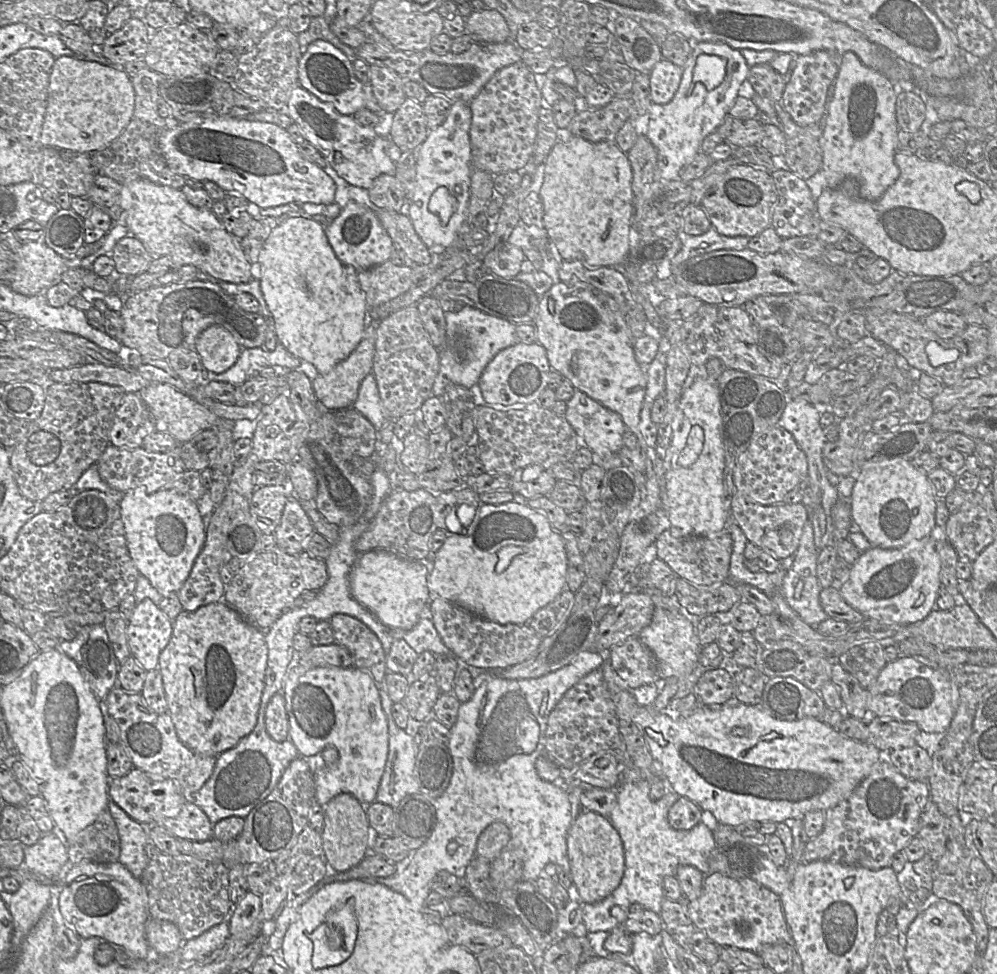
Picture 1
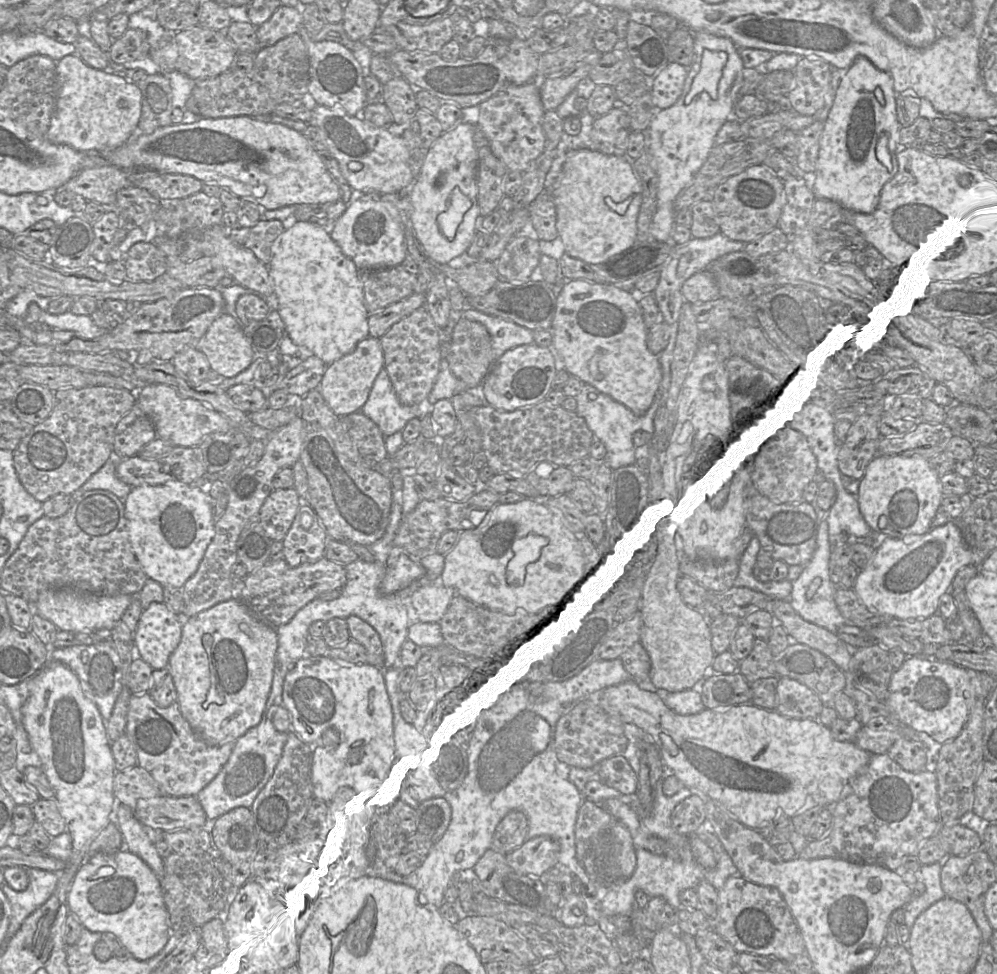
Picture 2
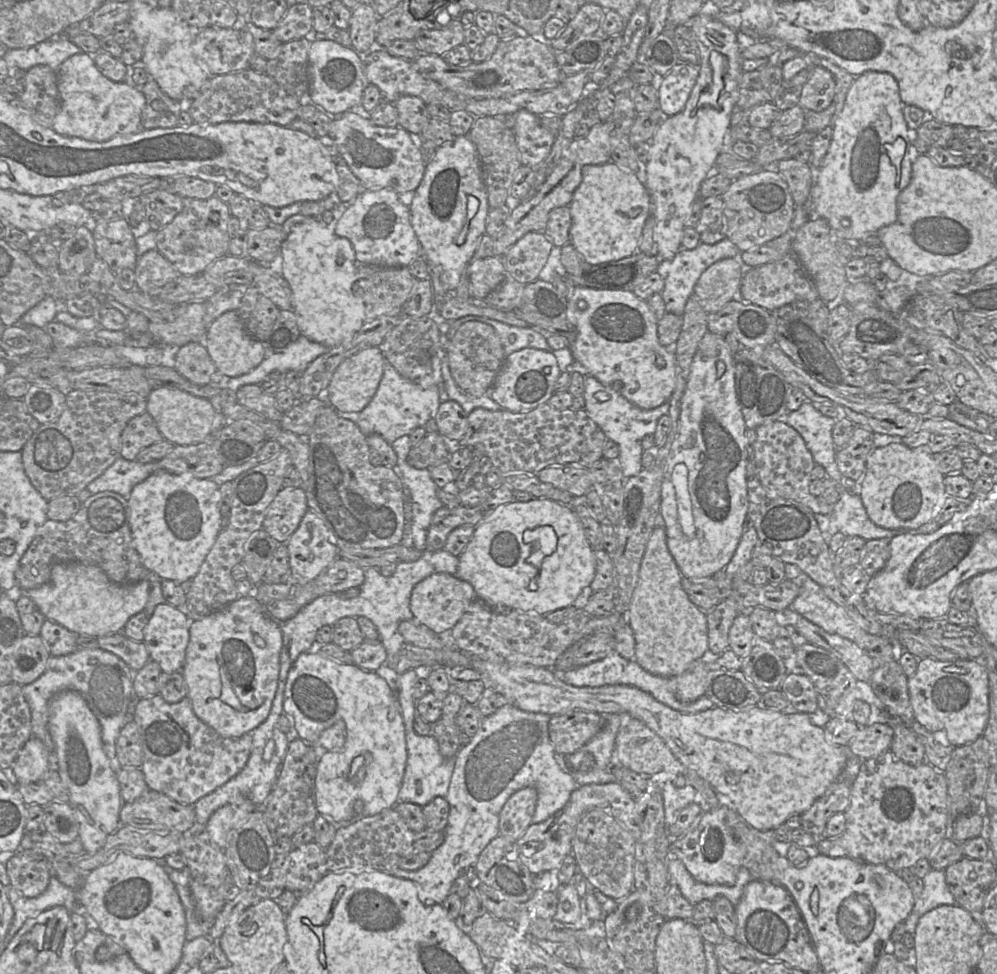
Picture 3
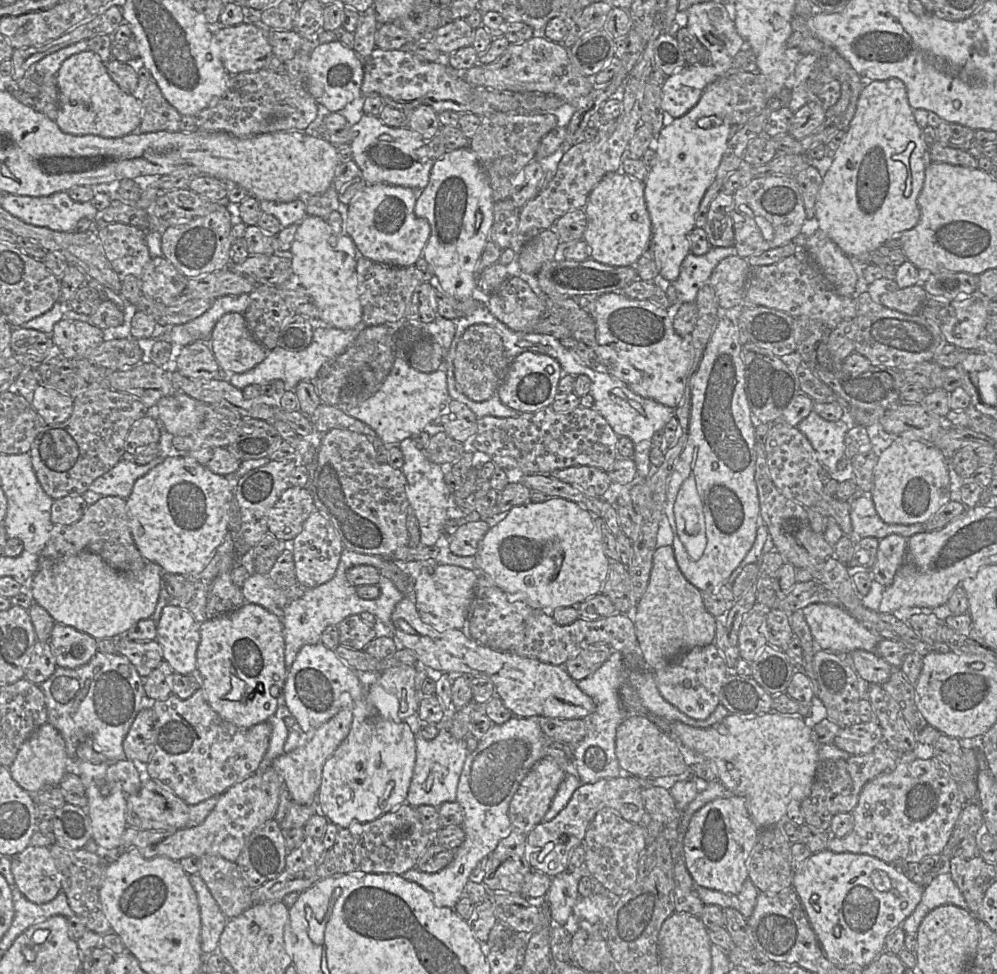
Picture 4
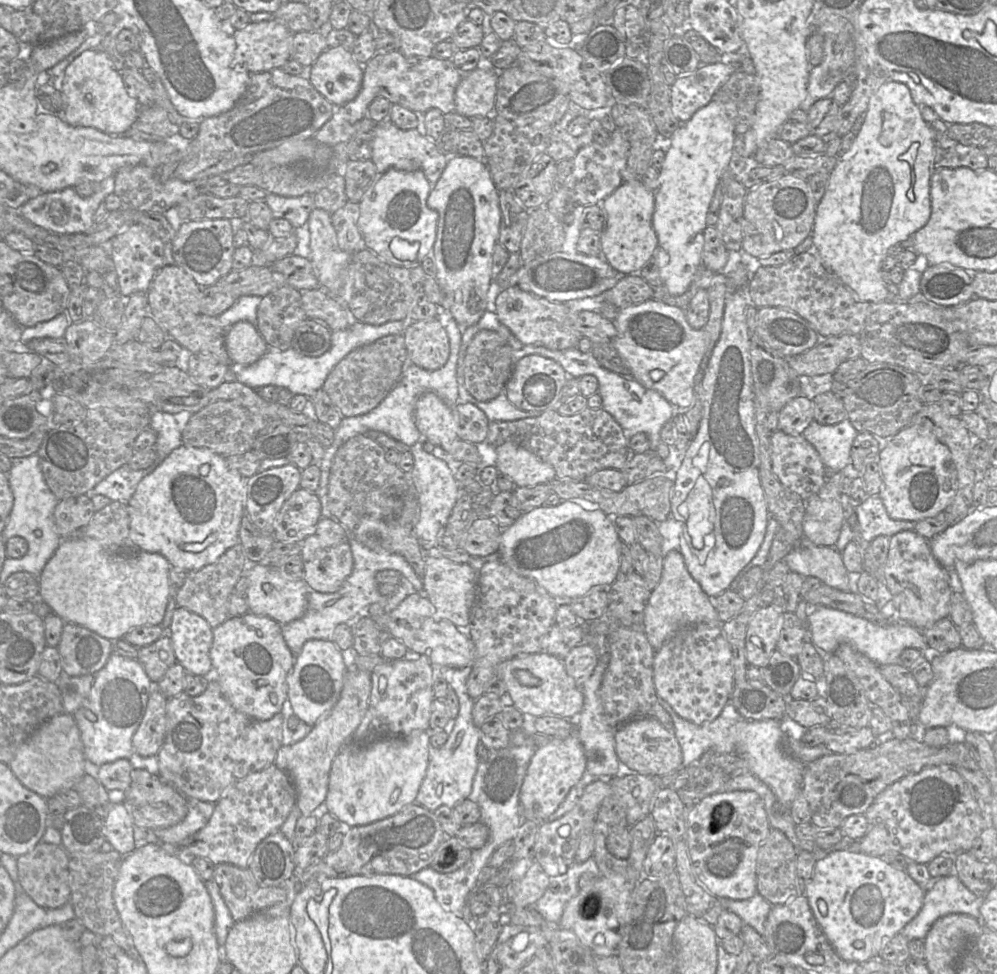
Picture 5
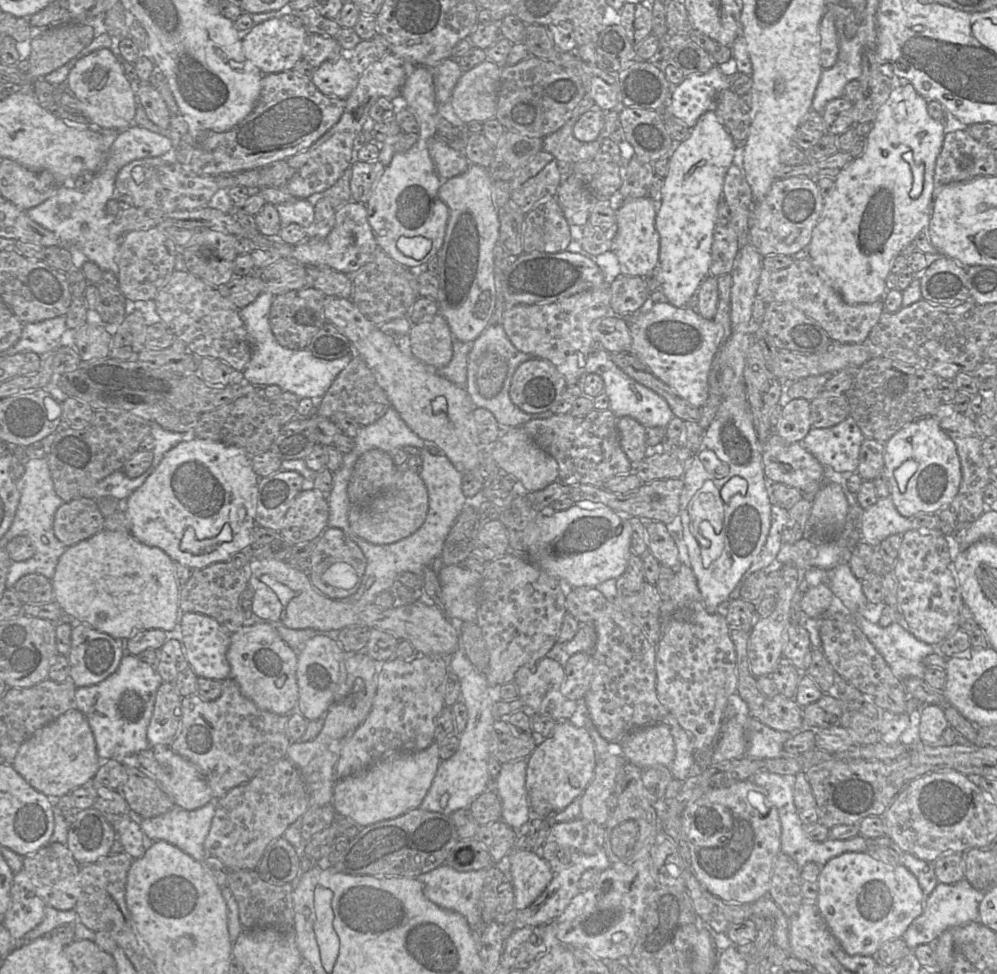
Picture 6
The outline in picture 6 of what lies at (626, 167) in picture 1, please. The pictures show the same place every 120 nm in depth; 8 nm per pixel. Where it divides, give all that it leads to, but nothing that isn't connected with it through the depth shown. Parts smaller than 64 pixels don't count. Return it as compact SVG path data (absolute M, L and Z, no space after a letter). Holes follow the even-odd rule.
M647 196L622 201L617 207L617 232L611 250L619 261L621 274L644 278L658 265L660 238L655 227L656 213L656 203Z

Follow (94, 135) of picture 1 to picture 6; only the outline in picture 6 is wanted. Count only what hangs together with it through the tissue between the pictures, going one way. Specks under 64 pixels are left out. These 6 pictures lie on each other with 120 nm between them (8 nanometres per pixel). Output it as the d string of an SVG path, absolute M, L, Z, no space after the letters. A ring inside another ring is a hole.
M100 48L79 59L69 72L65 86L82 104L83 115L95 128L124 130L134 125L134 87L111 49Z

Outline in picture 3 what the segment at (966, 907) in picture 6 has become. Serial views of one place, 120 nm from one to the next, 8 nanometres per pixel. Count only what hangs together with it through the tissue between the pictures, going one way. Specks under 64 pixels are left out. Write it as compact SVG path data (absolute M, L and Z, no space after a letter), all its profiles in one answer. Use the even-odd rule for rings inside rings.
M930 869L923 877L923 890L915 897L915 903L904 919L905 931L913 933L921 914L939 903L955 903L947 886L943 869Z

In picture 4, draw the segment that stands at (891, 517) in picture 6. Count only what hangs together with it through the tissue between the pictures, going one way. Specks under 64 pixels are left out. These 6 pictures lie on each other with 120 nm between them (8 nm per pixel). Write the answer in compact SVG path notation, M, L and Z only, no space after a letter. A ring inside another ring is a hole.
M863 493L861 497L850 502L850 517L855 539L874 537L880 540L891 534L908 539L915 534L926 532L924 524L902 525L884 522L875 509L870 493Z

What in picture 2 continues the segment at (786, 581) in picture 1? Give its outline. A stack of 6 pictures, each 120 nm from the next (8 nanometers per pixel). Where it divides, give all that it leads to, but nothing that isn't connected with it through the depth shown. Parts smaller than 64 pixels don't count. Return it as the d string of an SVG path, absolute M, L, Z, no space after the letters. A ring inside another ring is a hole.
M823 520L817 527L815 551L809 562L803 567L801 574L792 582L792 591L787 601L804 620L836 633L846 622L834 600L835 585L829 577L830 553L828 524L826 520Z

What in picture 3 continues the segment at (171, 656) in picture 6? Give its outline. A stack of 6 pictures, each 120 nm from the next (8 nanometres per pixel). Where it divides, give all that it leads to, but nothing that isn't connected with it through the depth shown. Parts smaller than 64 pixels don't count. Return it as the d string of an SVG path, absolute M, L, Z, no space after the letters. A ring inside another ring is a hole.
M121 632L97 638L98 648L121 658L132 670L140 670L149 660L148 650L143 642L131 640Z

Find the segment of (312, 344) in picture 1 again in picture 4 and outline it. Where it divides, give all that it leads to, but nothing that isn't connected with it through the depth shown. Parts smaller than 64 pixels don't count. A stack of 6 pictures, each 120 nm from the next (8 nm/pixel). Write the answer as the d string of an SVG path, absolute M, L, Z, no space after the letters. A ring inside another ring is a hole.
M306 215L297 228L292 242L289 256L292 261L293 274L296 281L303 286L319 312L320 320L328 326L350 330L362 323L362 306L358 296L358 273L357 263L361 255L353 240L348 235L336 236L326 220L319 216Z

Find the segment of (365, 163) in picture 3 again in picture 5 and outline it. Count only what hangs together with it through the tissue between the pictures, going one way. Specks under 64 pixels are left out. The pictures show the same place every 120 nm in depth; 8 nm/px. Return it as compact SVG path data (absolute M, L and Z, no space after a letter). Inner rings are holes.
M389 120L377 124L370 147L372 151L370 160L374 163L378 175L383 174L390 168L401 171L421 170L432 187L439 180L450 157L440 152L435 142L422 135L418 130L399 129Z

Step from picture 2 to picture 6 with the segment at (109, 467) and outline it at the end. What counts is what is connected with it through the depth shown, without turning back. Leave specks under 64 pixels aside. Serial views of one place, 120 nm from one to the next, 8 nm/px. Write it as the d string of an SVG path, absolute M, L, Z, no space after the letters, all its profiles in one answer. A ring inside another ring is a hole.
M147 469L137 478L129 478L123 470L117 470L99 481L85 495L87 498L113 497L118 501L126 499L140 487L154 470Z

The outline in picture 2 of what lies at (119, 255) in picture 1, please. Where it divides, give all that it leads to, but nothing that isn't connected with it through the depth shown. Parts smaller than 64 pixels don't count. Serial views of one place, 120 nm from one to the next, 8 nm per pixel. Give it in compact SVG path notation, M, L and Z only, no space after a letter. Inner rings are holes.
M153 243L134 244L124 259L126 280L131 282L151 282L166 274L167 259Z

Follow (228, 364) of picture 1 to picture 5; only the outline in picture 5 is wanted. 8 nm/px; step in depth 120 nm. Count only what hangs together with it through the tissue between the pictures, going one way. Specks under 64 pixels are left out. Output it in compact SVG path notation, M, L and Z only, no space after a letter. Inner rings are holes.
M239 321L226 331L228 355L234 364L249 366L257 362L268 346L257 328L247 321Z

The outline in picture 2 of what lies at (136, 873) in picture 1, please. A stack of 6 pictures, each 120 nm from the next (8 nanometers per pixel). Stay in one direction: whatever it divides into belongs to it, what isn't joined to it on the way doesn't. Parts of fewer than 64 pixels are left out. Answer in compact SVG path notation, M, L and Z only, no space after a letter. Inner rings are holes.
M118 805L116 816L118 829L124 840L124 849L143 860L160 880L164 876L165 866L154 846L155 837L160 834L146 829L128 806Z

